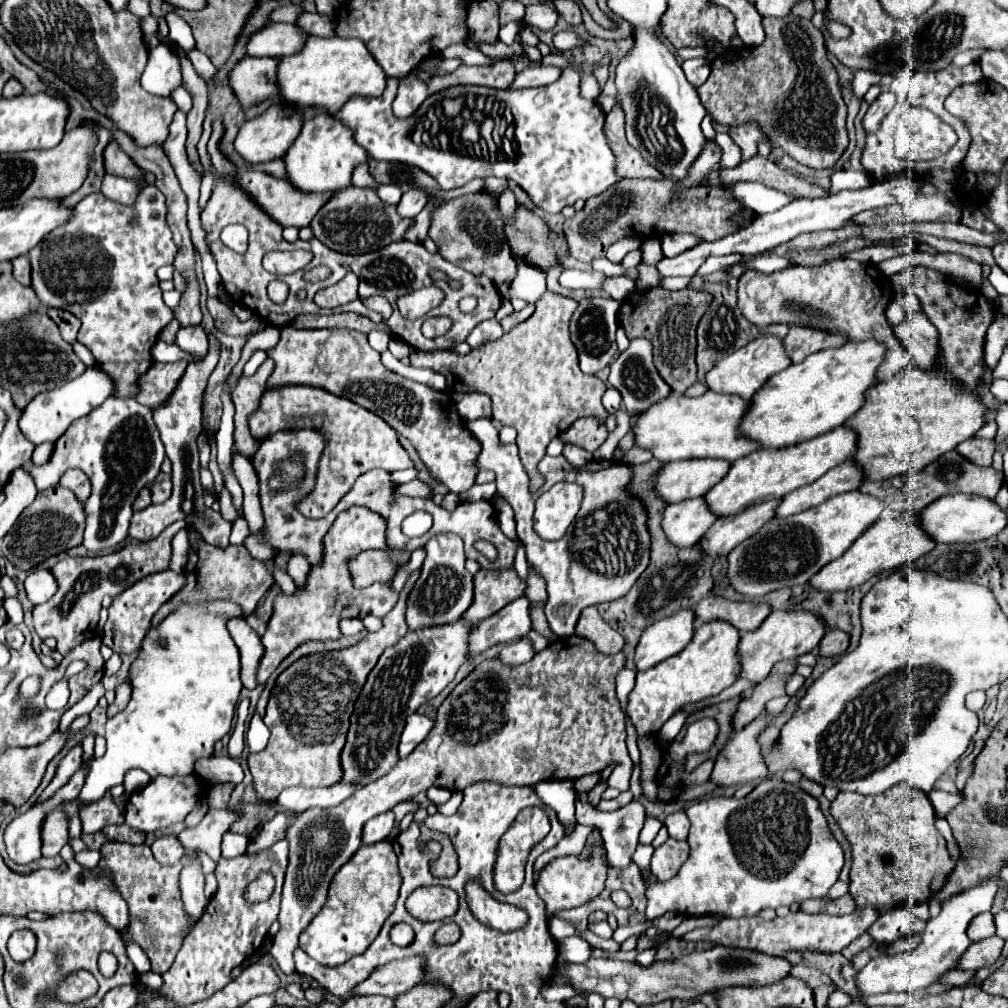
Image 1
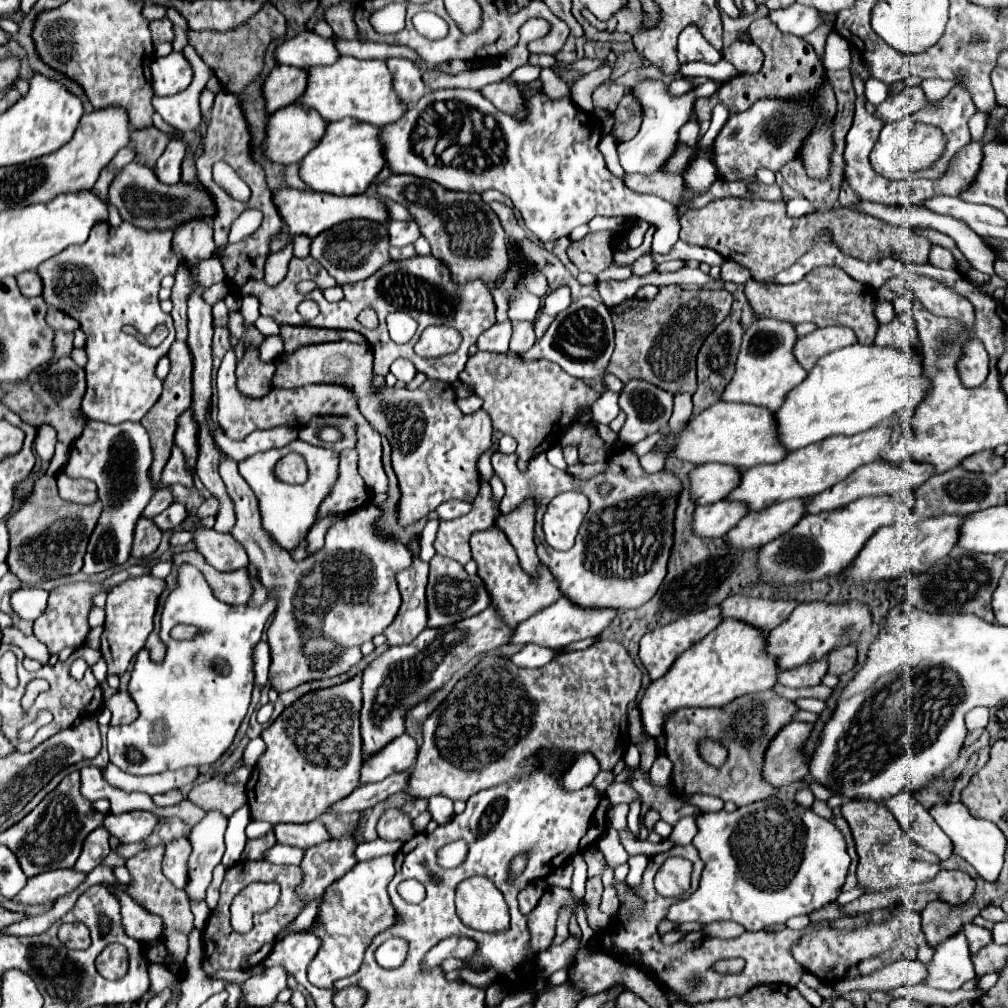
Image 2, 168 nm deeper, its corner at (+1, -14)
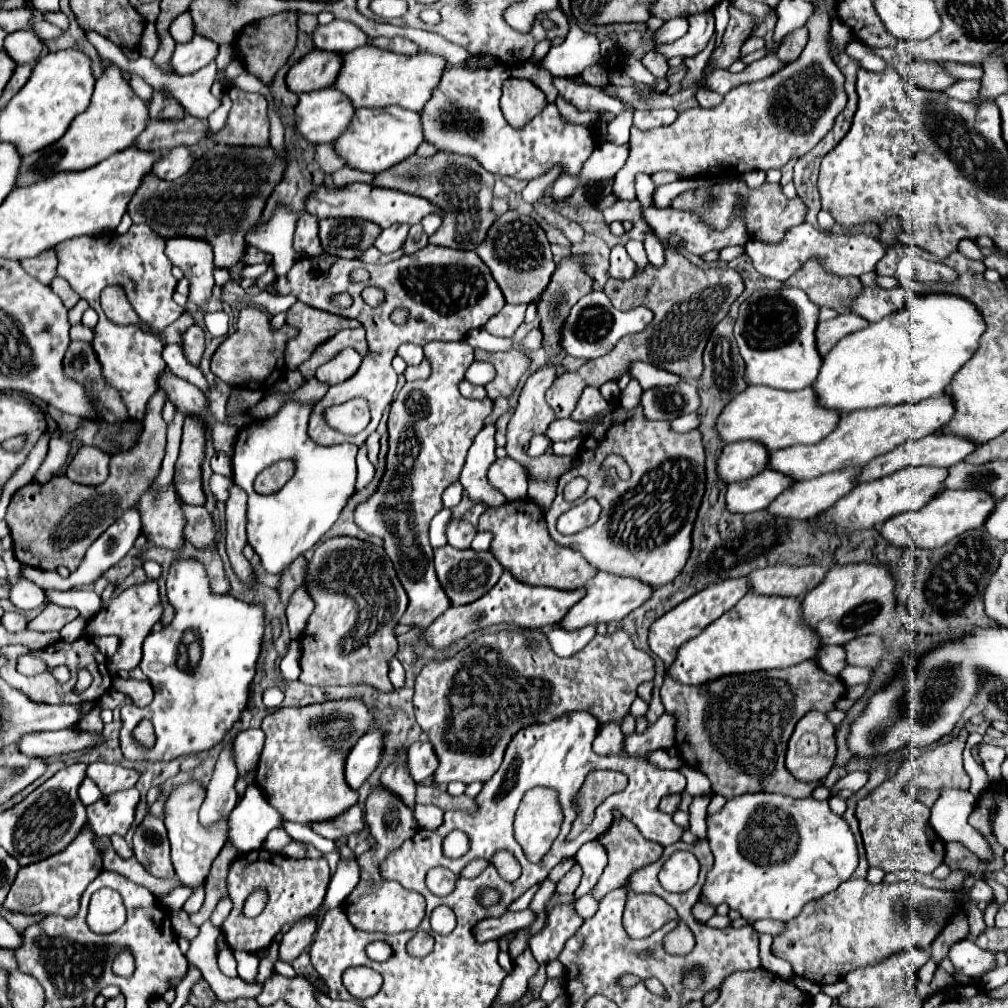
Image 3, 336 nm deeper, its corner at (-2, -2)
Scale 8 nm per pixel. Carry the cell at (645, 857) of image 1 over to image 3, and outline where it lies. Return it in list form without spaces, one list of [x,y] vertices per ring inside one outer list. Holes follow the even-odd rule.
[[[684,766],[682,768],[682,774],[686,776],[688,780],[688,786],[686,786],[686,792],[692,794],[692,796],[700,796],[700,794],[712,794],[712,788],[710,788],[710,780],[696,768],[692,766]]]

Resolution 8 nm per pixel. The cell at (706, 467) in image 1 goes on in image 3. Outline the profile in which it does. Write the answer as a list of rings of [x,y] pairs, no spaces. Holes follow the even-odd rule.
[[[740,440],[726,444],[718,458],[718,476],[722,480],[740,482],[760,474],[770,460],[770,452],[764,444],[754,440]]]

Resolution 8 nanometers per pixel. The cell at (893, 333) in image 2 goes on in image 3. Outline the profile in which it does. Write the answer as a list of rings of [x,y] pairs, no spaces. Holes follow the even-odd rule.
[[[862,286],[860,294],[854,298],[850,312],[866,318],[868,322],[878,322],[880,318],[888,316],[896,308],[902,308],[906,300],[904,288],[884,290],[880,286]]]

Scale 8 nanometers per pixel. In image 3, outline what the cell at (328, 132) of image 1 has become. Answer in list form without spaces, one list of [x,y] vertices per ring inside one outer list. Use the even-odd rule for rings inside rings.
[[[384,106],[384,108],[358,108],[350,128],[344,132],[342,138],[334,142],[336,152],[346,160],[350,168],[378,174],[392,164],[412,156],[416,148],[424,142],[422,120],[418,112],[406,110],[402,106]]]

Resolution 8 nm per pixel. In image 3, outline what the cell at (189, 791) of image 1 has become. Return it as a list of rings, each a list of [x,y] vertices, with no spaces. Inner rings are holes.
[[[136,788],[114,792],[110,796],[102,796],[94,804],[86,806],[86,818],[96,836],[112,838],[114,834],[124,836],[134,820],[134,810],[140,800]]]

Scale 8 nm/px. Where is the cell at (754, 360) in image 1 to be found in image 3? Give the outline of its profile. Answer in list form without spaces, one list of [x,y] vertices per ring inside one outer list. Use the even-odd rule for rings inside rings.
[[[800,288],[756,290],[742,302],[734,324],[734,338],[746,362],[746,382],[780,390],[812,386],[822,366],[814,336],[818,312],[820,308]]]

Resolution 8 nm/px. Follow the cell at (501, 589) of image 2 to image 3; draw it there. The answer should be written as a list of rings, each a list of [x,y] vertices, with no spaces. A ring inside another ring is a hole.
[[[520,498],[498,508],[488,508],[480,516],[478,530],[490,530],[494,534],[490,550],[494,552],[494,556],[498,556],[500,564],[504,568],[510,568],[514,578],[522,580],[524,584],[576,590],[584,588],[586,582],[590,582],[598,572],[582,558],[580,552],[552,540],[546,528],[544,510],[532,498]]]

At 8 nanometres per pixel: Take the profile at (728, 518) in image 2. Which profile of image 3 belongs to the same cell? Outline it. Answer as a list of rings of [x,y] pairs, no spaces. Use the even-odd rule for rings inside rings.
[[[766,468],[754,478],[730,484],[726,492],[726,506],[730,508],[730,512],[742,514],[764,510],[768,508],[768,504],[772,504],[772,500],[778,494],[782,494],[792,484],[794,484],[792,476]]]

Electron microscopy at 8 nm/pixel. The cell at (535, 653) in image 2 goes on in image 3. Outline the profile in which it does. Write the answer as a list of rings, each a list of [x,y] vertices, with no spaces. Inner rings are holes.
[[[588,624],[578,630],[564,630],[564,628],[552,628],[546,632],[550,636],[552,650],[558,656],[572,656],[580,652],[594,636],[596,636],[596,624]]]

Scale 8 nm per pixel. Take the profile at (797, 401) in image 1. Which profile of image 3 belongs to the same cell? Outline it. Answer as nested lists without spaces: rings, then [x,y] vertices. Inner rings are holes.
[[[908,294],[904,308],[888,314],[876,324],[870,324],[864,330],[858,330],[842,338],[826,356],[820,368],[816,382],[812,384],[818,400],[826,408],[834,408],[842,414],[878,408],[878,406],[896,406],[896,404],[916,404],[932,396],[940,396],[952,382],[954,374],[976,354],[980,348],[980,338],[986,332],[986,324],[978,308],[954,294]]]

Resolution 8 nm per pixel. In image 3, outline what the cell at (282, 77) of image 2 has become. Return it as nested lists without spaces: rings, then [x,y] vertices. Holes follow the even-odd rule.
[[[312,50],[288,72],[288,88],[292,92],[314,92],[334,84],[342,68],[340,52]]]

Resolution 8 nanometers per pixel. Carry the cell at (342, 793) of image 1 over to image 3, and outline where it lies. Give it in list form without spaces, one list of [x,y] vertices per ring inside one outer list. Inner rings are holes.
[[[414,742],[414,750],[408,750],[408,764],[414,782],[422,782],[438,768],[438,756],[430,742]]]

